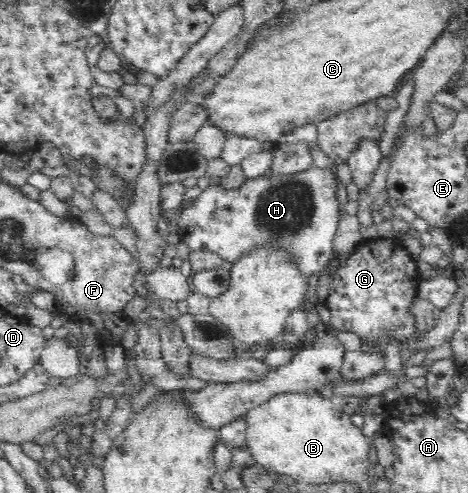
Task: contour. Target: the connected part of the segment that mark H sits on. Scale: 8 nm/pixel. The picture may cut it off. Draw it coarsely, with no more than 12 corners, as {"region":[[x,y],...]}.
{"region":[[337,177],[209,185],[179,239],[234,263],[258,244],[314,278],[337,255]]}

